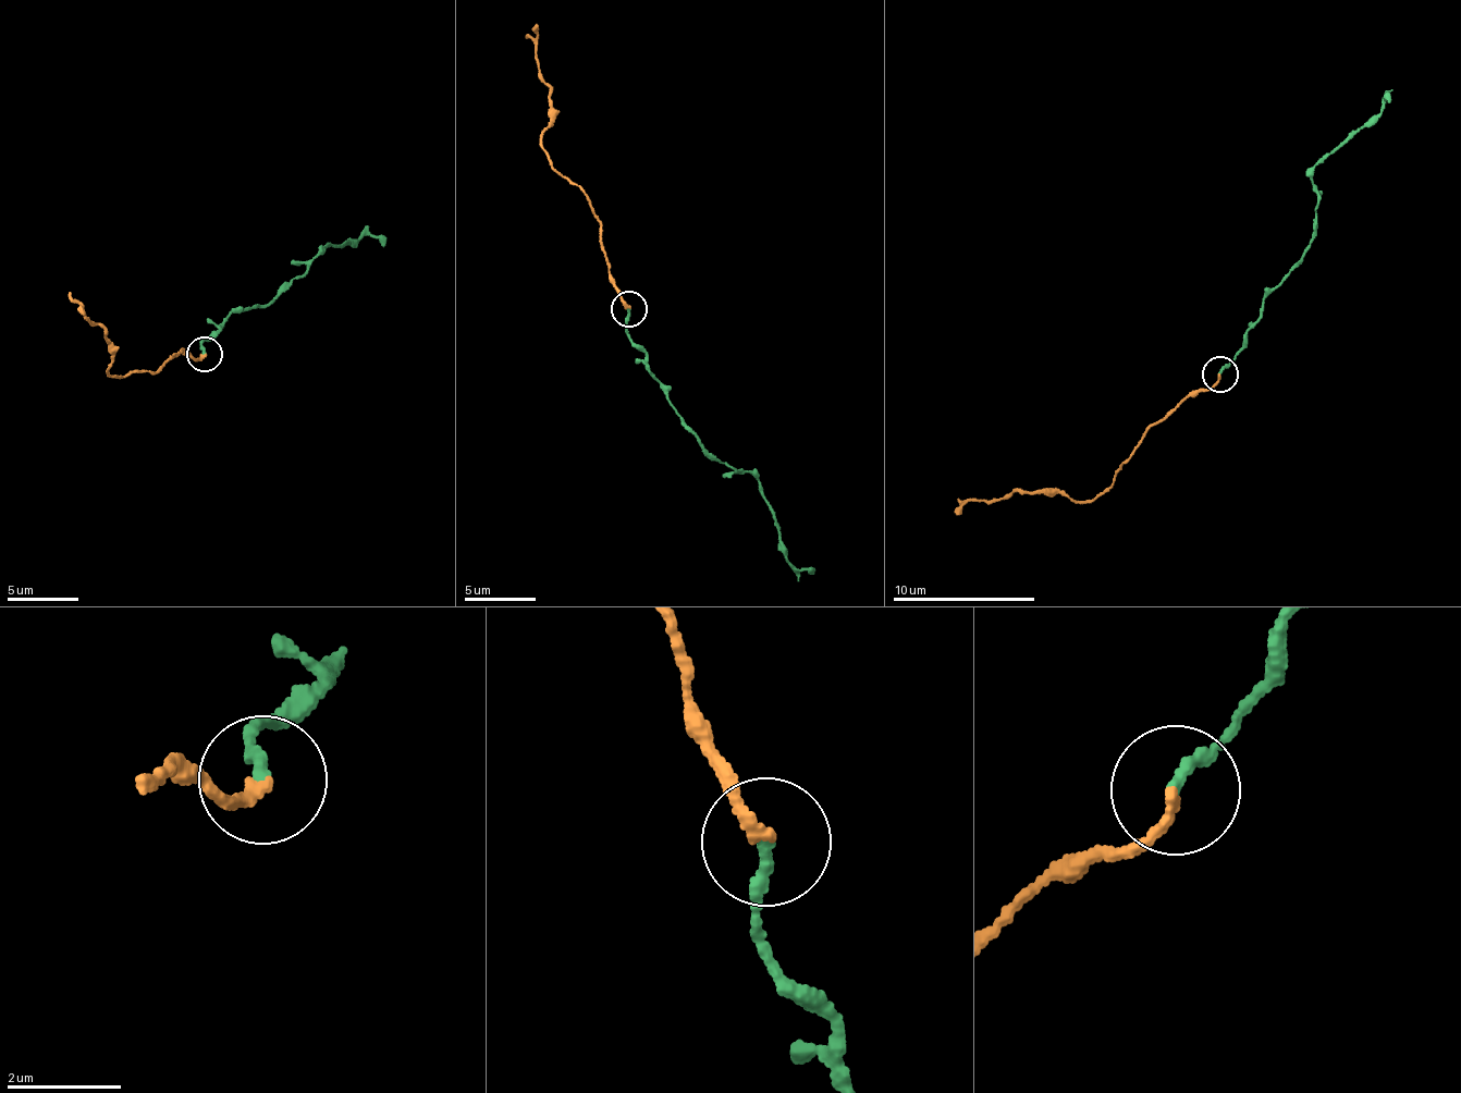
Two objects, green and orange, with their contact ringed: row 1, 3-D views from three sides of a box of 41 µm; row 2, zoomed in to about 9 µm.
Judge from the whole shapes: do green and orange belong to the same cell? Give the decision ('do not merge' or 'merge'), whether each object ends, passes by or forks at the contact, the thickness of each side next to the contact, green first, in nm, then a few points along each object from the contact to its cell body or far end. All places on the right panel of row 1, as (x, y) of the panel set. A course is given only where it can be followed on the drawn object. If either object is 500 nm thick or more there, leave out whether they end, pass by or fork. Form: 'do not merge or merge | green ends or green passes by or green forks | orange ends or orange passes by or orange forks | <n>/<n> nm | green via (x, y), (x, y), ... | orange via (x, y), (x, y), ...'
merge | green ends | orange ends | 200/190 nm | green via (1218, 375), (1238, 354), (1260, 309), (1309, 243), (1318, 199), (1313, 173), (1341, 144), (1373, 124), (1385, 97) | orange via (1218, 375), (1210, 390), (1187, 395), (1136, 447), (1109, 489), (1090, 502), (1076, 503), (1068, 493), (959, 499)

